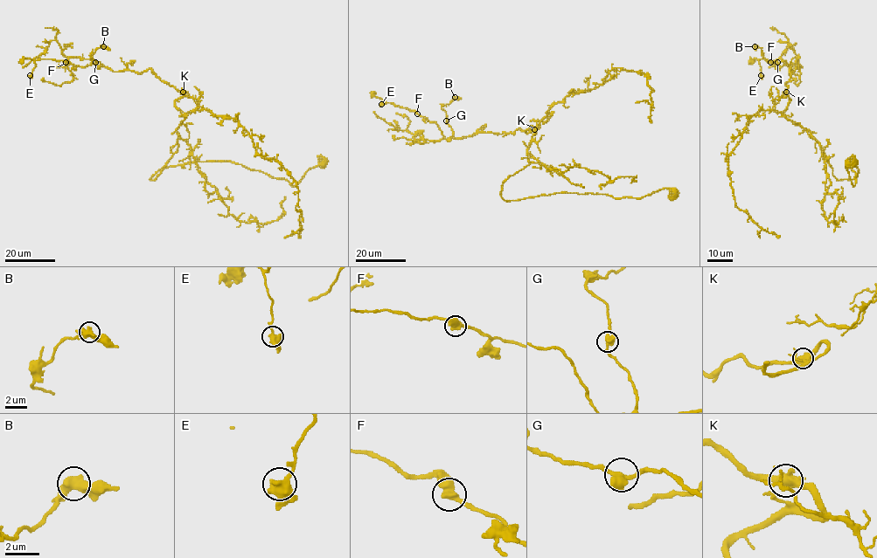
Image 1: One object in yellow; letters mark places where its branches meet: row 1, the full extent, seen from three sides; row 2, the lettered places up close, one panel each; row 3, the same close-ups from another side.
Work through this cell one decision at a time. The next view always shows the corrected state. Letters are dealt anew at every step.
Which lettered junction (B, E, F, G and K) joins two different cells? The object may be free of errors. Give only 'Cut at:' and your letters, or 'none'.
Cut at: none

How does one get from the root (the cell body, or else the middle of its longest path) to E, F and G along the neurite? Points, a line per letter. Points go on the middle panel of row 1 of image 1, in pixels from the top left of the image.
E: (672, 194), (504, 201), (539, 126), (446, 139), (381, 104)
F: (672, 194), (504, 201), (502, 183), (529, 163), (536, 127), (525, 131), (539, 126), (446, 139), (417, 113)
G: (672, 194), (504, 201), (502, 183), (529, 163), (536, 127), (525, 131), (539, 126), (455, 138), (446, 120)

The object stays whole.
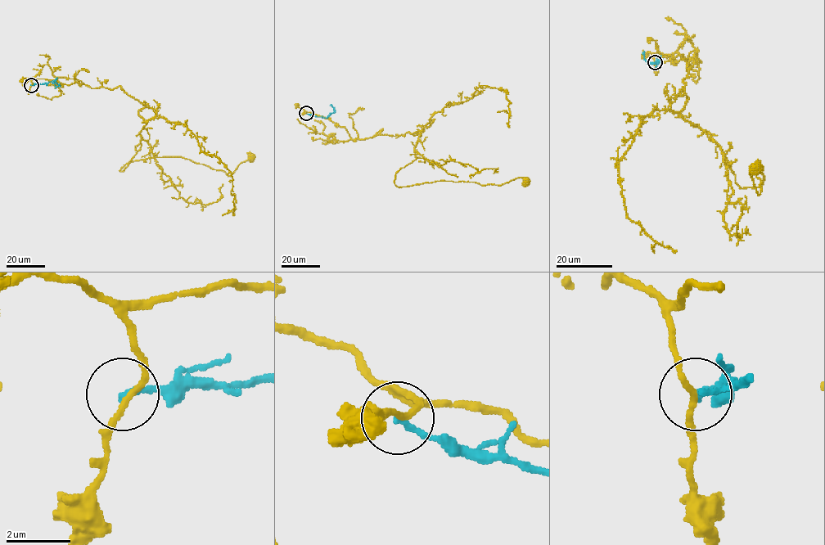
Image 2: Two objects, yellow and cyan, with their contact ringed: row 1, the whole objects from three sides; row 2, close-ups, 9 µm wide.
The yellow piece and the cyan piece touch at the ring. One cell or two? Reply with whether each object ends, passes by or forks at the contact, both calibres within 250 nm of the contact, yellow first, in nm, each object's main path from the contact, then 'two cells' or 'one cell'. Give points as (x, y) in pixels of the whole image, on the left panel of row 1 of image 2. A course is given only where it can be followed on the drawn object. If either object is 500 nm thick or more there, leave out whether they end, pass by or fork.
yellow passes by; cyan ends; calibres 180 and 200 nm; course yellow (31, 85), (119, 86), (148, 105), (138, 110), (139, 150), (121, 171), (182, 157), (230, 176), (250, 157); course cyan (31, 85), (49, 82), (59, 85), (55, 80), (57, 78); two cells

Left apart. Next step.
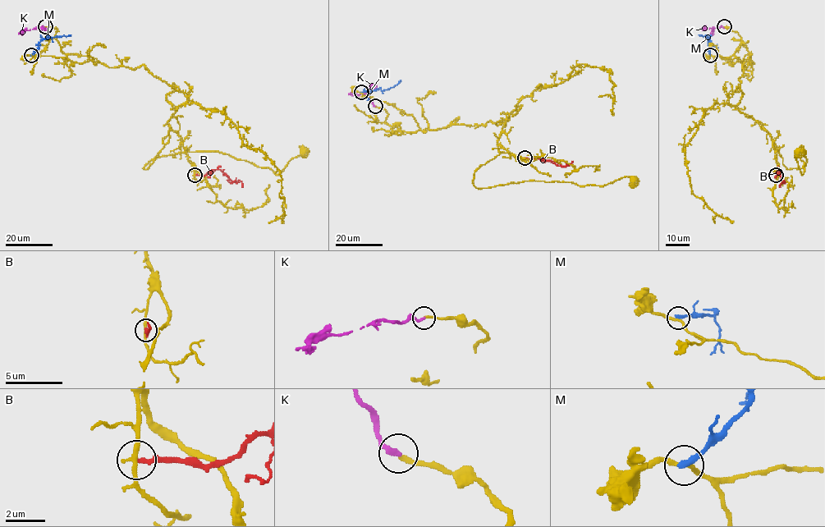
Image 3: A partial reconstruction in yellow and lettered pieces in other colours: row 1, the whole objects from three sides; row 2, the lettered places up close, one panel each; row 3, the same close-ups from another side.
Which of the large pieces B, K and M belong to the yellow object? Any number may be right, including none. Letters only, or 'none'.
K

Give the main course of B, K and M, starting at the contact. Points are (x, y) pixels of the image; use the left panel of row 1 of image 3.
B: (194, 175), (205, 176), (218, 169), (232, 181), (240, 181), (241, 186)
K: (44, 27), (18, 34)
M: (30, 56), (43, 39), (71, 34)

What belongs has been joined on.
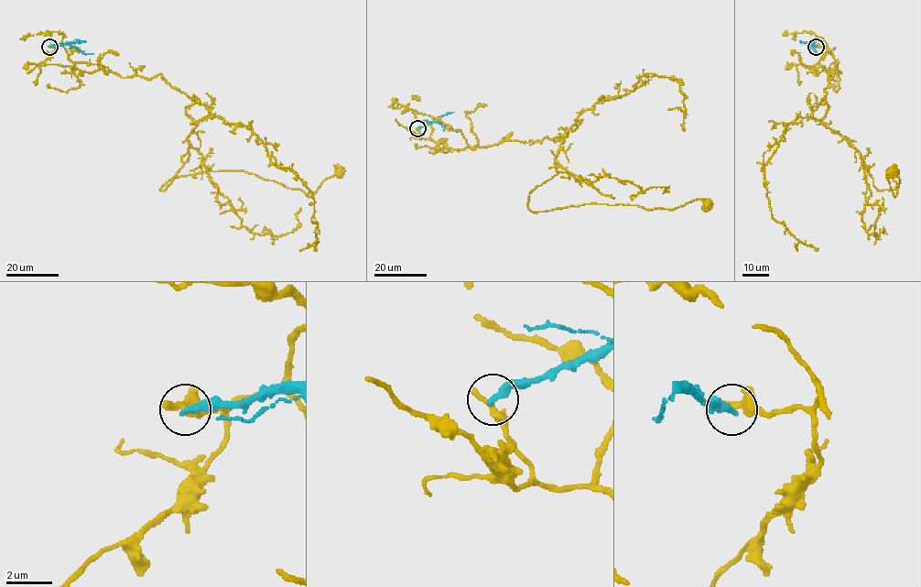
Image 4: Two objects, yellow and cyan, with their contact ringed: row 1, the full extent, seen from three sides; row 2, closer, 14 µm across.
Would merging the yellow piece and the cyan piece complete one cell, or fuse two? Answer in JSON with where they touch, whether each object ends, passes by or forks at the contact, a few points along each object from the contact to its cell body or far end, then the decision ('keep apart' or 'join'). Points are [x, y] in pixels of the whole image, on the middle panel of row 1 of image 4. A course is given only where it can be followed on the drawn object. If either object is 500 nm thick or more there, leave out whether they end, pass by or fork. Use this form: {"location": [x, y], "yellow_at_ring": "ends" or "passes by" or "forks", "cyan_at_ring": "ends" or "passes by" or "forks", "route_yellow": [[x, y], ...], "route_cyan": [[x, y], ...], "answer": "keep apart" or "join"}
{"location": [417, 128], "yellow_at_ring": "ends", "cyan_at_ring": "ends", "route_yellow": [[417, 129], [458, 149], [568, 134], [554, 138], [564, 135], [557, 173], [530, 192], [531, 211], [706, 205]], "route_cyan": [[417, 129], [436, 122], [461, 131]], "answer": "keep apart"}

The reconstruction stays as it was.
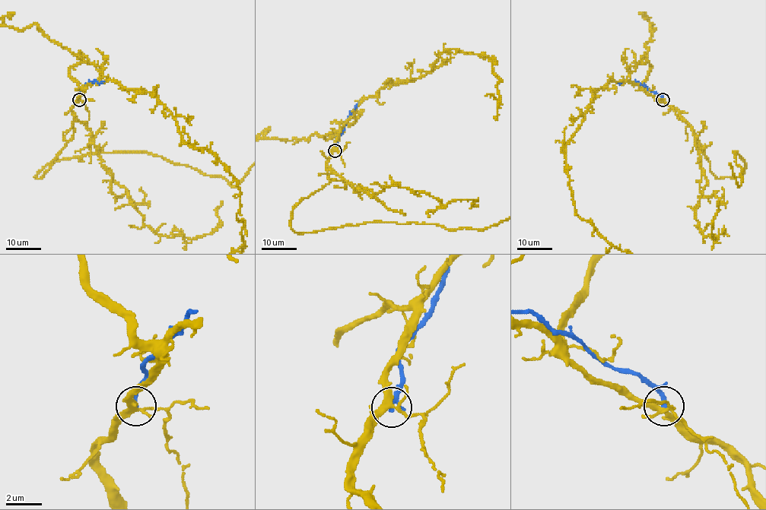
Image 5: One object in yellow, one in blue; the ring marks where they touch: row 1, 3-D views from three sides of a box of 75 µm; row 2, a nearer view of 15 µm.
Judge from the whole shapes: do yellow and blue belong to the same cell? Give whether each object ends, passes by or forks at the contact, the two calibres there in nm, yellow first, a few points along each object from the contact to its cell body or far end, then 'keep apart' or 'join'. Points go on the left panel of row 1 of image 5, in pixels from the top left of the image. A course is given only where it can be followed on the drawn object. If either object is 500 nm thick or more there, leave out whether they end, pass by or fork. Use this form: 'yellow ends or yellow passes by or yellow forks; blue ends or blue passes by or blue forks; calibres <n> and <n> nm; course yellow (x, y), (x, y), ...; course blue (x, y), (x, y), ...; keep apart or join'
yellow forks; blue ends; calibres 260 and 240 nm; course yellow (79, 99), (71, 139), (35, 176), (61, 159), (149, 152), (235, 187); keep apart

